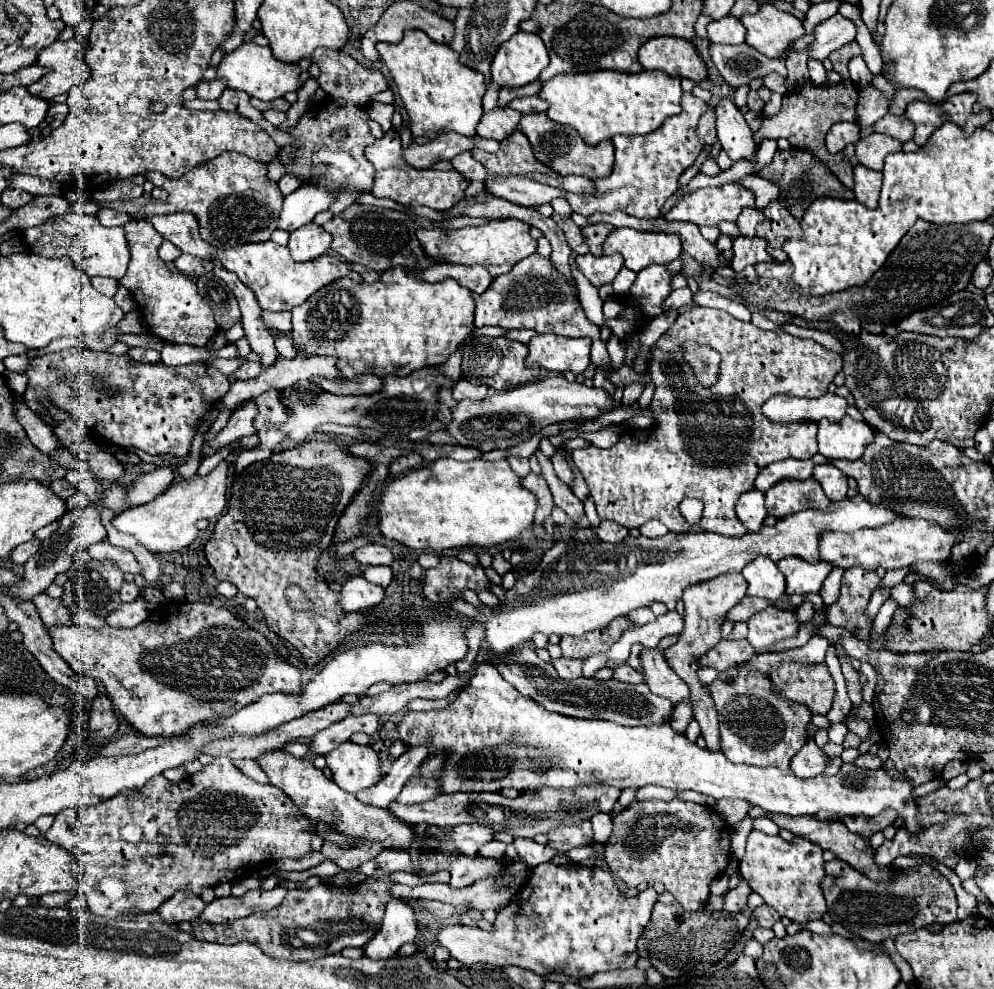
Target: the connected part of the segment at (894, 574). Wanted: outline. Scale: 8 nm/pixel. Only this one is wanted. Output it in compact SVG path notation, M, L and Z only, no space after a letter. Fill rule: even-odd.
M902 567L902 569L892 569L886 573L886 577L882 579L882 585L886 587L894 587L898 583L902 583L902 579L910 573L910 567Z

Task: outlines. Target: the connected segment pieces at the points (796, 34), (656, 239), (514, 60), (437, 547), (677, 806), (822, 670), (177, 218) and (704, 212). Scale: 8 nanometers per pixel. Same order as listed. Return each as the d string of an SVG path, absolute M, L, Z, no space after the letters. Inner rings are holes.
M766 3L754 15L740 17L746 27L746 43L766 57L784 57L796 39L804 35L802 23L774 5Z
M614 229L606 243L604 253L618 251L624 257L624 265L632 271L642 271L652 263L668 265L682 253L680 237L668 233L642 233L636 229Z
M518 31L502 43L492 61L492 81L500 87L522 87L538 79L548 65L548 51L534 33Z
M438 459L434 463L426 463L418 469L408 471L404 477L394 479L386 485L378 501L378 529L386 539L394 539L410 549L430 549L430 551L446 551L460 547L492 547L500 545L508 539L518 537L524 529L532 525L536 511L536 497L520 487L520 479L510 469L508 461L454 461L454 459Z
M674 799L674 801L636 801L628 809L616 813L612 817L614 829L608 841L604 843L604 861L610 871L616 873L626 885L652 885L656 881L666 885L686 911L698 911L706 905L710 897L710 883L726 871L730 861L730 831L726 823L720 819L714 809L696 805L690 801Z
M782 661L770 669L772 681L784 681L782 693L810 709L812 715L826 715L834 699L834 679L826 663Z
M176 211L168 215L154 215L148 219L152 227L170 243L174 243L182 253L210 259L214 247L206 243L198 233L198 219L192 213Z
M726 183L722 187L706 187L686 193L664 217L668 221L690 221L696 225L718 225L720 221L736 221L744 207L754 209L754 193L740 183Z

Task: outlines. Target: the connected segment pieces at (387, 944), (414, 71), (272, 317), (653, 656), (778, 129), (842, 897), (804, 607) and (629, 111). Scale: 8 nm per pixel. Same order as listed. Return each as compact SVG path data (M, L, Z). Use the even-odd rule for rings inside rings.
M390 901L386 905L382 929L370 943L364 945L364 955L374 961L390 959L404 943L414 941L416 933L418 929L412 905L406 901Z
M418 29L404 31L400 43L378 43L376 49L404 101L414 143L428 143L444 131L468 137L476 133L476 125L482 117L482 95L486 91L484 75L480 71L464 67L458 61L458 53L448 45L430 41L430 37Z
M263 310L261 318L268 329L289 331L292 328L290 312L270 312Z
M644 649L640 655L640 663L644 667L646 685L654 695L666 697L672 705L688 701L690 691L674 671L670 671L666 659L662 659L662 651L658 649Z
M834 63L834 69L844 75L844 79L840 83L834 83L834 85L806 83L804 87L800 87L800 91L786 93L784 101L782 101L780 113L776 117L772 117L772 119L764 119L760 131L754 133L754 139L758 139L758 143L760 143L762 139L780 139L780 137L784 137L784 139L788 139L792 143L792 147L812 151L814 155L822 157L822 161L826 163L826 167L842 181L842 185L846 185L848 189L852 189L854 181L852 181L852 165L850 165L850 161L844 157L844 153L836 153L836 155L828 153L824 137L826 137L828 129L834 123L840 123L840 121L856 123L858 121L856 119L858 87L852 83L852 79L848 75L848 63L846 63L844 69L840 69L840 63L838 63L838 67Z
M922 865L918 871L900 871L890 883L874 883L860 871L850 869L850 875L844 877L824 875L820 887L824 891L832 921L844 925L854 937L870 943L882 943L888 937L898 937L902 933L928 927L934 921L944 925L956 921L954 889L950 881L930 865Z
M804 601L795 610L795 615L800 624L810 621L814 616L814 608L811 602Z
M592 71L566 73L544 83L538 97L548 101L546 115L562 125L572 125L586 143L600 143L614 135L646 135L656 131L666 117L680 113L680 77L670 77L664 71L620 73Z

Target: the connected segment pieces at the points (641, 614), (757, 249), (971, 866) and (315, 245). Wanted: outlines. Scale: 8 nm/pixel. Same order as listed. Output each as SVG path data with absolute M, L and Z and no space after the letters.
M638 608L628 614L628 618L636 624L654 621L656 616L649 608Z
M738 237L734 241L734 257L732 257L732 269L742 271L746 265L756 265L762 261L772 261L772 257L766 251L766 239L760 237Z
M963 858L958 862L954 871L959 876L960 880L966 880L974 875L977 866L978 864L974 859Z
M308 223L290 233L288 249L294 261L310 261L324 255L330 249L330 233L326 233L320 225Z

